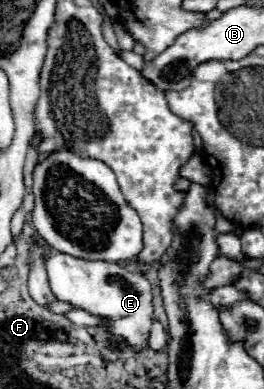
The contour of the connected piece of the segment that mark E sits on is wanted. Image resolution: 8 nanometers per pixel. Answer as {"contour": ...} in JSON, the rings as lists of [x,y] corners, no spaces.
{"contour":[[[57,252],[47,258],[47,276],[57,300],[101,318],[101,328],[107,330],[111,338],[117,338],[117,342],[135,352],[147,350],[153,326],[153,296],[151,284],[143,274],[129,272],[113,262],[91,262]]]}

